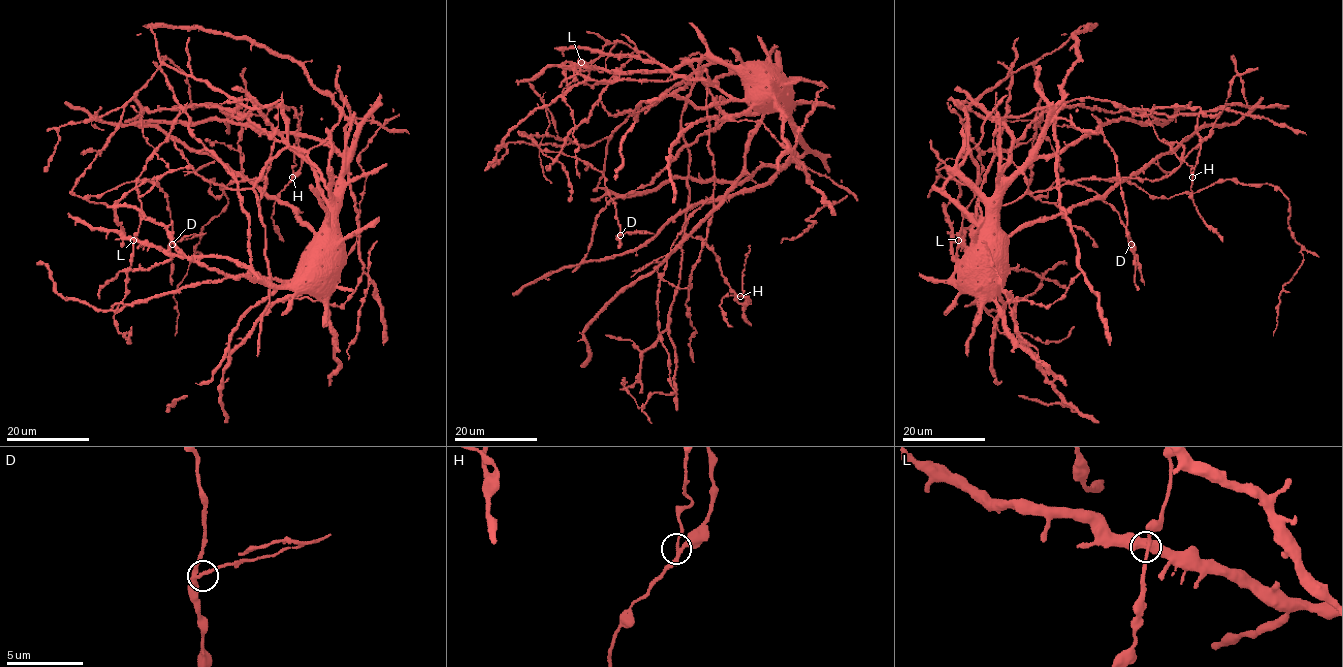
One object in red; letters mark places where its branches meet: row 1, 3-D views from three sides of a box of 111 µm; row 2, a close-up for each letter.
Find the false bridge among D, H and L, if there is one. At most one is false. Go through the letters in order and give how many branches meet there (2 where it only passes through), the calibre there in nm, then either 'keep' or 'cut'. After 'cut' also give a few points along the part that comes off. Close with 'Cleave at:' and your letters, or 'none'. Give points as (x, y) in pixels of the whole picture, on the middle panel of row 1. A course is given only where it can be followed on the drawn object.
D: branches 3; calibre 240 nm; keep
H: branches 3; calibre 200 nm; cut; course (739, 296), (744, 291), (743, 274), (750, 245)
L: branches 3; calibre 200 nm; keep
Cleave at: H

